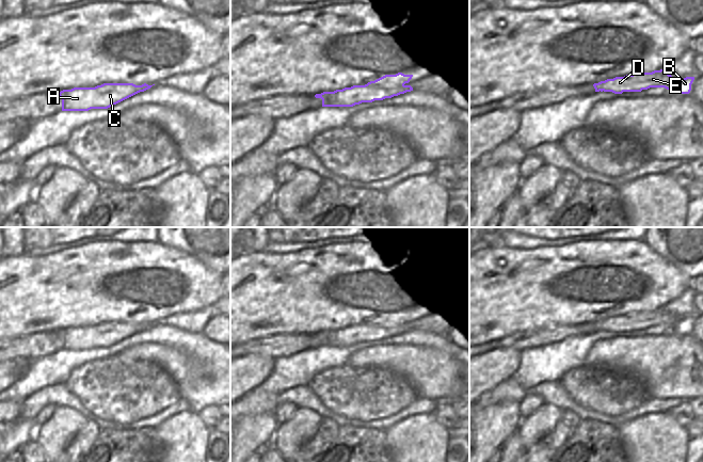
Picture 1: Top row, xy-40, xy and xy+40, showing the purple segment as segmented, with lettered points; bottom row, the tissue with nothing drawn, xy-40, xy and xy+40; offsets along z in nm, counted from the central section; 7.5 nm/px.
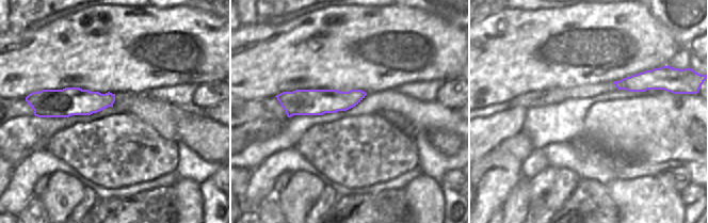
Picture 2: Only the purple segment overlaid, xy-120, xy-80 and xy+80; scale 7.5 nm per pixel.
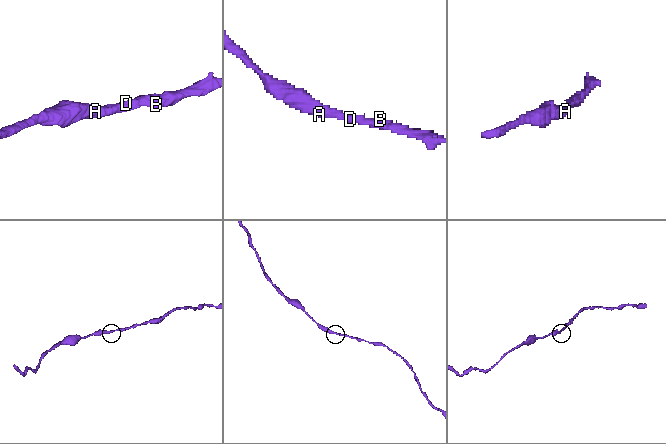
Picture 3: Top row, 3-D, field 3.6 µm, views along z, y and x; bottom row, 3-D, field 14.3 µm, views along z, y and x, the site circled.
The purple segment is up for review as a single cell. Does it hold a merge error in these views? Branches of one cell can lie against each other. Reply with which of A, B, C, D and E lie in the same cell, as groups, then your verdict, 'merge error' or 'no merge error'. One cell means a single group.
A B C D E | no merge error

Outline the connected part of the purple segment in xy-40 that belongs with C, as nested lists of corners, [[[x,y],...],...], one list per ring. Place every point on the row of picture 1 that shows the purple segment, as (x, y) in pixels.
[[[103,83],[95,87],[74,87],[55,92],[62,99],[62,111],[108,109],[140,92],[150,89],[146,83]]]

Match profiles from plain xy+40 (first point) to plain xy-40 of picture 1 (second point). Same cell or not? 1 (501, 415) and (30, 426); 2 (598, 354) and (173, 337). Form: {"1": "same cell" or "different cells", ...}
{"1": "same cell", "2": "different cells"}

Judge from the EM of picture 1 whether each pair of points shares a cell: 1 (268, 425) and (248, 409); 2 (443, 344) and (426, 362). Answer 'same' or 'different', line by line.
1: different
2: different

